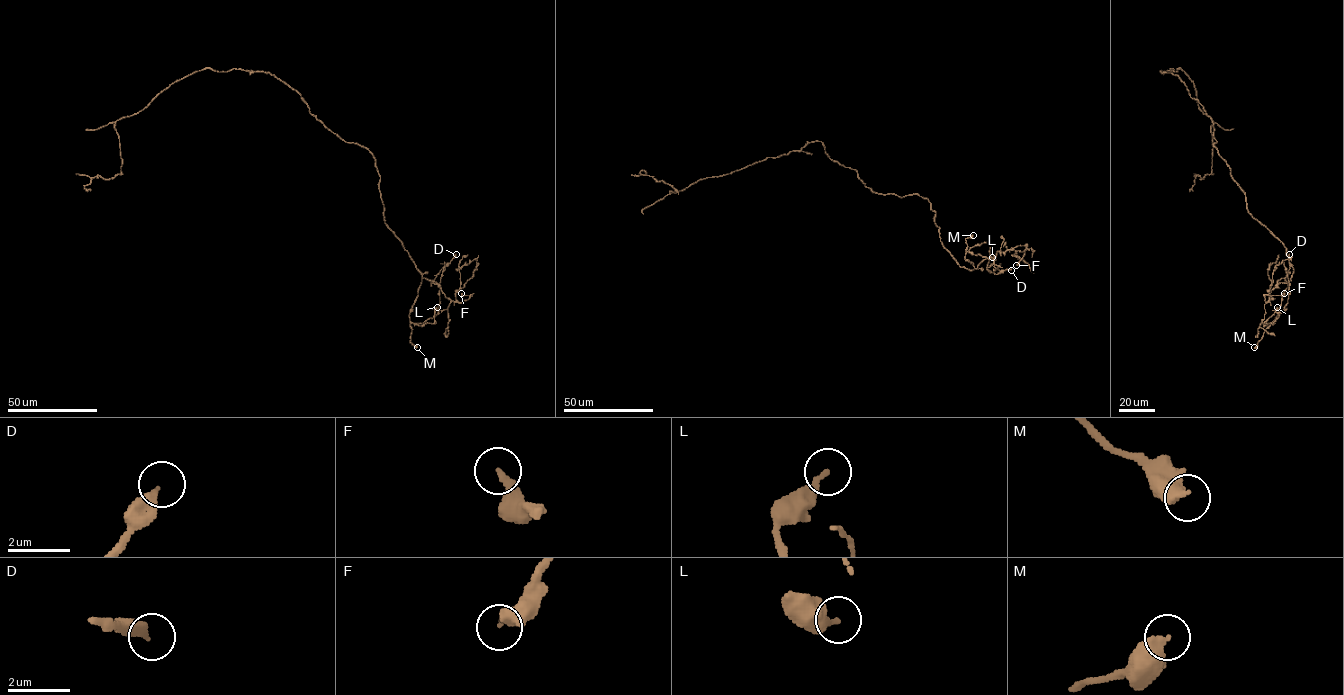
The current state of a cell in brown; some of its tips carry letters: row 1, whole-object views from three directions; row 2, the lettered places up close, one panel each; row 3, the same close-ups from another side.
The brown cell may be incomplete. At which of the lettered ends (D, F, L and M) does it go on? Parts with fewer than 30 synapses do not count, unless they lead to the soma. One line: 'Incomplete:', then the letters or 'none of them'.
Incomplete: none of them

